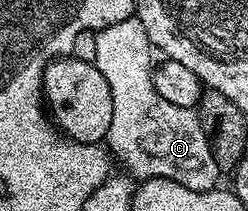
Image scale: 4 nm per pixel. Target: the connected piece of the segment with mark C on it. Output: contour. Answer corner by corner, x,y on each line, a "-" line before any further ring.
124,18
97,35
93,64
104,74
108,90
112,90
112,126
108,126
105,138
109,151
117,159
119,156
139,181
171,180
188,186
188,190
215,191
220,169
210,148
209,135
200,126
195,109
172,106
172,102
156,94
155,61
150,60
152,45
141,22

